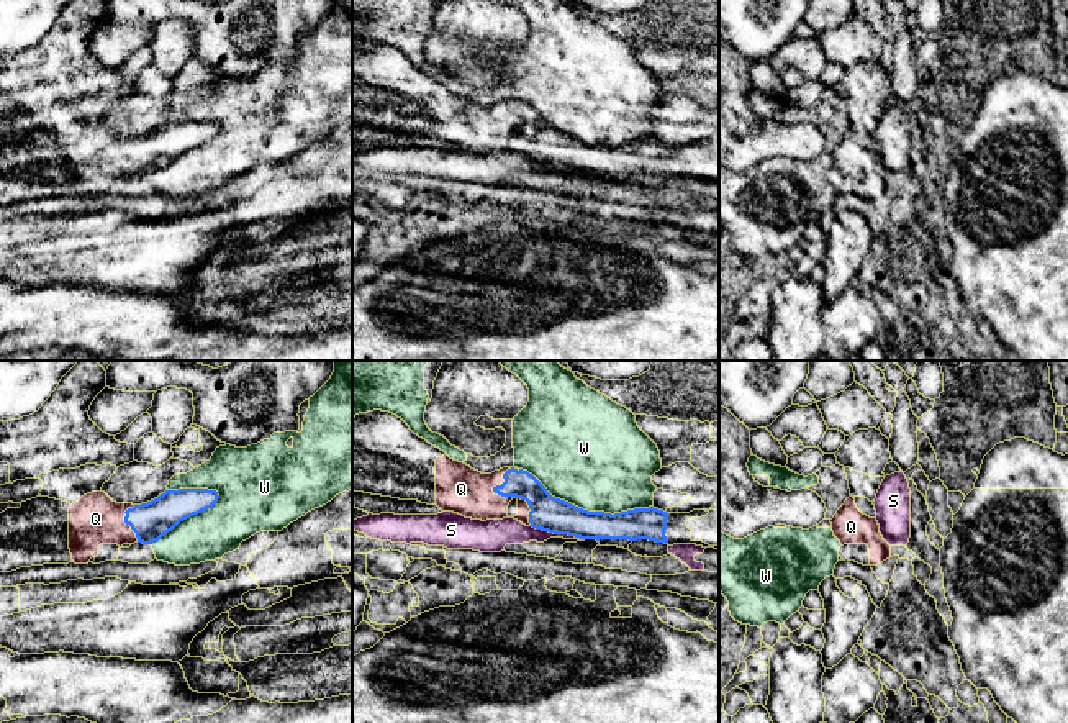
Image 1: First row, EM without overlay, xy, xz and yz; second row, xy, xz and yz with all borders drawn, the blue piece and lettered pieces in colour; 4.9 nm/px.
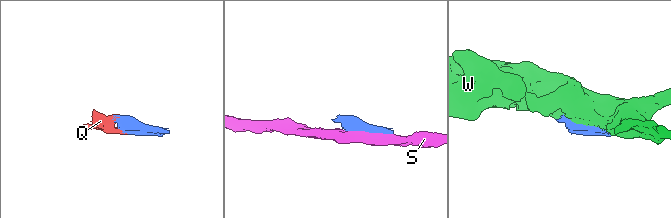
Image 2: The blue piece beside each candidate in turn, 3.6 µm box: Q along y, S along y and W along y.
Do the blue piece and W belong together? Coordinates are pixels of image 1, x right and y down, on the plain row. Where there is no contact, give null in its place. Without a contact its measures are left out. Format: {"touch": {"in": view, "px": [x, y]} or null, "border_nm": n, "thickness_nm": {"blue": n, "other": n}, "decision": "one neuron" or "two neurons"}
{"touch": {"in": "xz", "px": [587, 143]}, "border_nm": 700, "thickness_nm": {"blue": 170, "other": 500}, "decision": "two neurons"}

